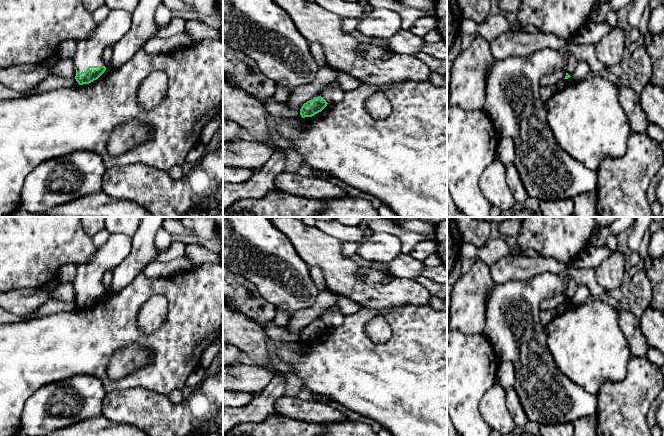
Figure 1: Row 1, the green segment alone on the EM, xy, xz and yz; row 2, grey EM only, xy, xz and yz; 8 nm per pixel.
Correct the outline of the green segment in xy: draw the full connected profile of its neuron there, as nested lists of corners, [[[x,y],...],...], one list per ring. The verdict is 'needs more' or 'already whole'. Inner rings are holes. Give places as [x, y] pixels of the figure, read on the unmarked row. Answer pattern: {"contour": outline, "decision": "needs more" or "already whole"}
{"contour": [[[120,233],[110,234],[107,242],[84,264],[78,264],[73,281],[75,303],[79,309],[97,304],[106,294],[103,275],[116,268],[130,253],[132,238]]], "decision": "needs more"}

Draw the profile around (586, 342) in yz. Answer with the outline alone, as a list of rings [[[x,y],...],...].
[[[590,297],[584,303],[572,305],[563,314],[557,314],[546,326],[546,344],[558,369],[573,383],[586,392],[597,396],[605,383],[618,383],[627,376],[631,355],[629,343],[619,324],[618,309],[610,306],[602,298]]]

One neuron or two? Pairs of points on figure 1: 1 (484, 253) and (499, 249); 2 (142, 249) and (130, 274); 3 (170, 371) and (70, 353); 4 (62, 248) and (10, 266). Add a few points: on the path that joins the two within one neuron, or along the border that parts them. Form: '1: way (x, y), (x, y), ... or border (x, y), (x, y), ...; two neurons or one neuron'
1: way (488, 253), (495, 249); one neuron
2: way (140, 255), (130, 268); one neuron
3: way (152, 344), (149, 341), (138, 338), (97, 338); one neuron
4: way (49, 248), (28, 248), (23, 253); one neuron

